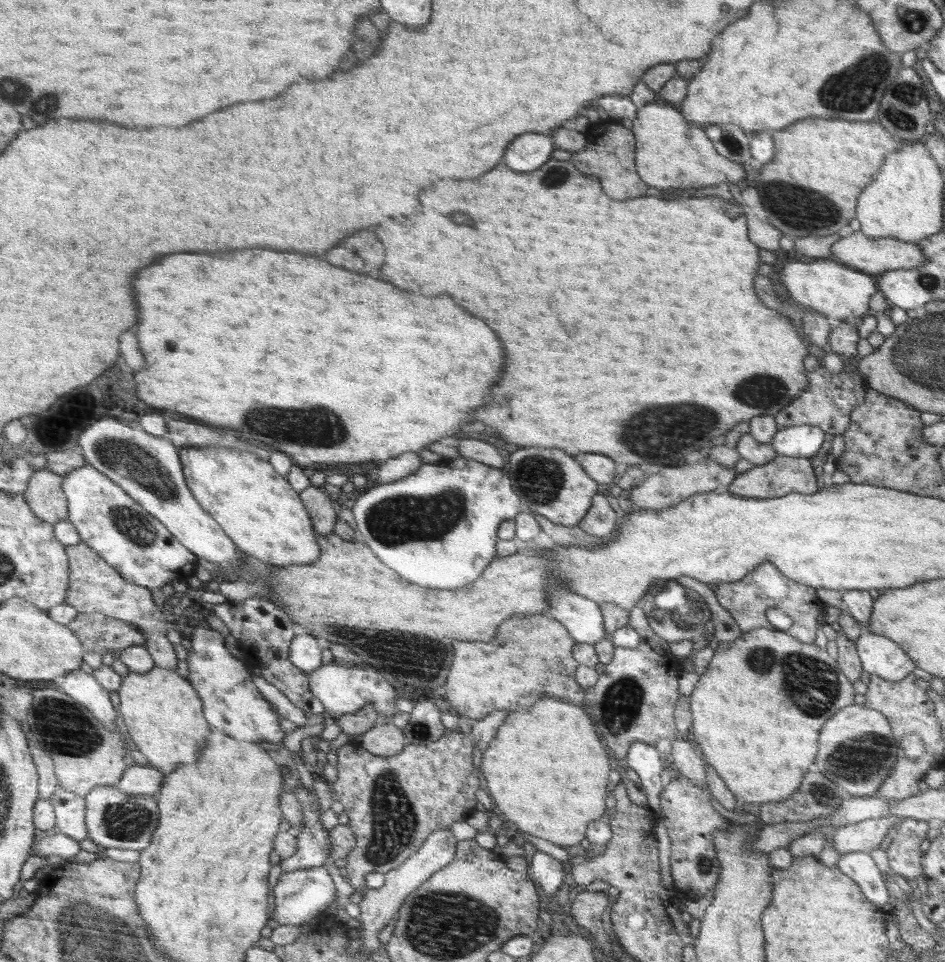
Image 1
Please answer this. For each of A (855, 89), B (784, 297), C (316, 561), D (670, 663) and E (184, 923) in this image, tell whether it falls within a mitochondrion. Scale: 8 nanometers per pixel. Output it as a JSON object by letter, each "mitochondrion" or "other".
{"A":"mitochondrion","B":"other","C":"other","D":"other","E":"other"}

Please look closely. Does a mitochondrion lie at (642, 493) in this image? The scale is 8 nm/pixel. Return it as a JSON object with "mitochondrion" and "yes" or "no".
{"mitochondrion":"no"}

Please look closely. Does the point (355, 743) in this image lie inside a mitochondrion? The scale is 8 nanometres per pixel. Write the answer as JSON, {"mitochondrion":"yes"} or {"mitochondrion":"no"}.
{"mitochondrion":"no"}

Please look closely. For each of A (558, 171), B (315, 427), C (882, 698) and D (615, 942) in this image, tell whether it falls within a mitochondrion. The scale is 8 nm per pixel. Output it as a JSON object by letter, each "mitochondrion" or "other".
{"A":"mitochondrion","B":"mitochondrion","C":"other","D":"other"}

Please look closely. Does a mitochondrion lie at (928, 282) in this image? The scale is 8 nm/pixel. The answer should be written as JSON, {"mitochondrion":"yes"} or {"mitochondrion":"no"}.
{"mitochondrion":"yes"}

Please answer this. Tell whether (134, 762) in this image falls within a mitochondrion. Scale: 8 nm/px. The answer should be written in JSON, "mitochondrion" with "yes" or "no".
{"mitochondrion":"no"}

